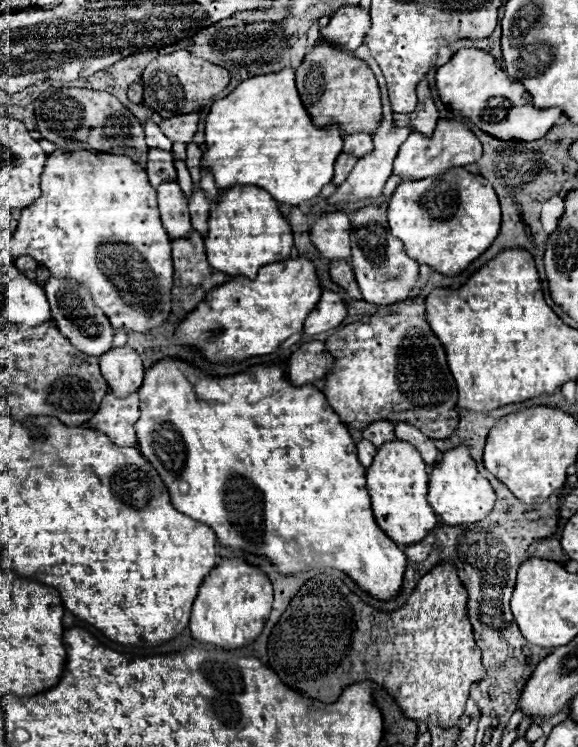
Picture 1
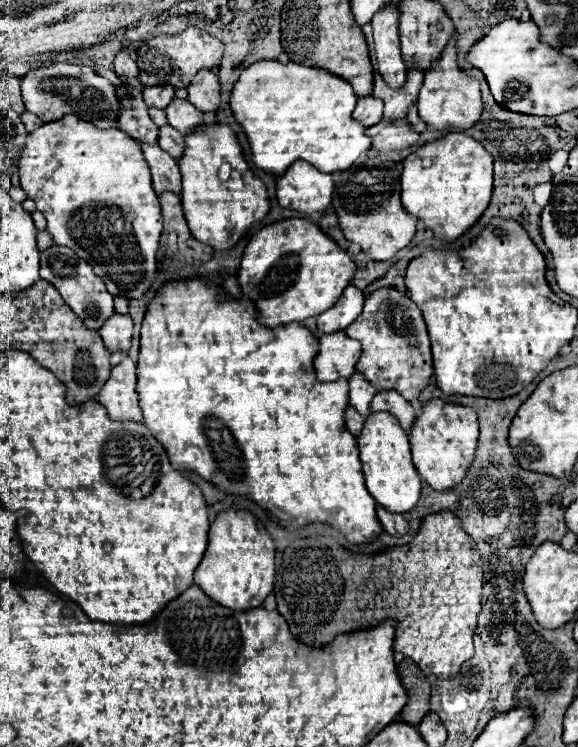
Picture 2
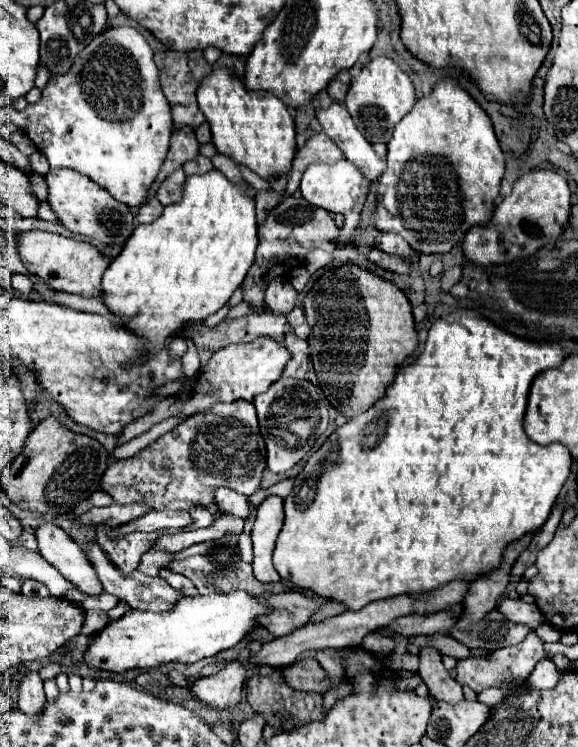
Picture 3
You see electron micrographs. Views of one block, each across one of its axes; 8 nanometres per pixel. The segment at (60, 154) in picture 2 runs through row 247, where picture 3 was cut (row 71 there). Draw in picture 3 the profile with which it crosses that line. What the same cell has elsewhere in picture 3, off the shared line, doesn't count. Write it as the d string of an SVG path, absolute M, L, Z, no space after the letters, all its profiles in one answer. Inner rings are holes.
M106 28L76 56L66 74L58 74L48 80L42 90L42 98L36 104L28 104L22 112L10 108L8 120L26 130L28 138L48 158L50 168L72 168L106 188L118 202L126 206L140 206L158 176L174 130L170 106L160 88L158 68L152 56L152 48L136 28Z

